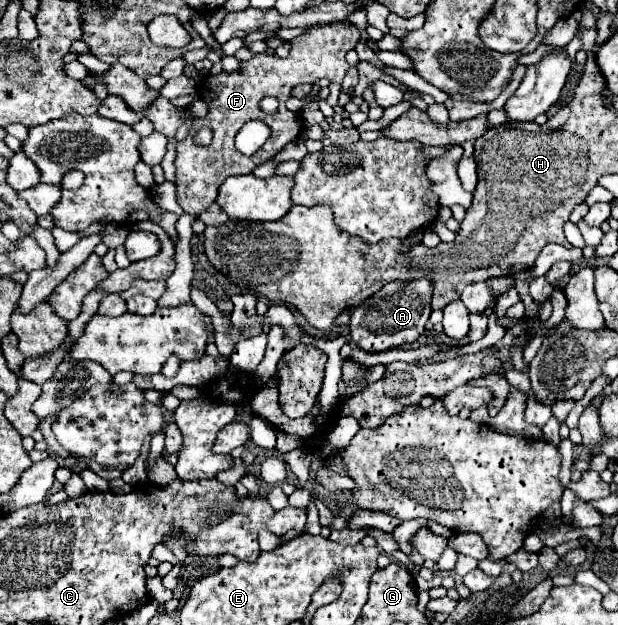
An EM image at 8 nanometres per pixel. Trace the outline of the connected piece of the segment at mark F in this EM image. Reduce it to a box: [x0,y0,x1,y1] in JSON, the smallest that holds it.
[176,22,362,216]

